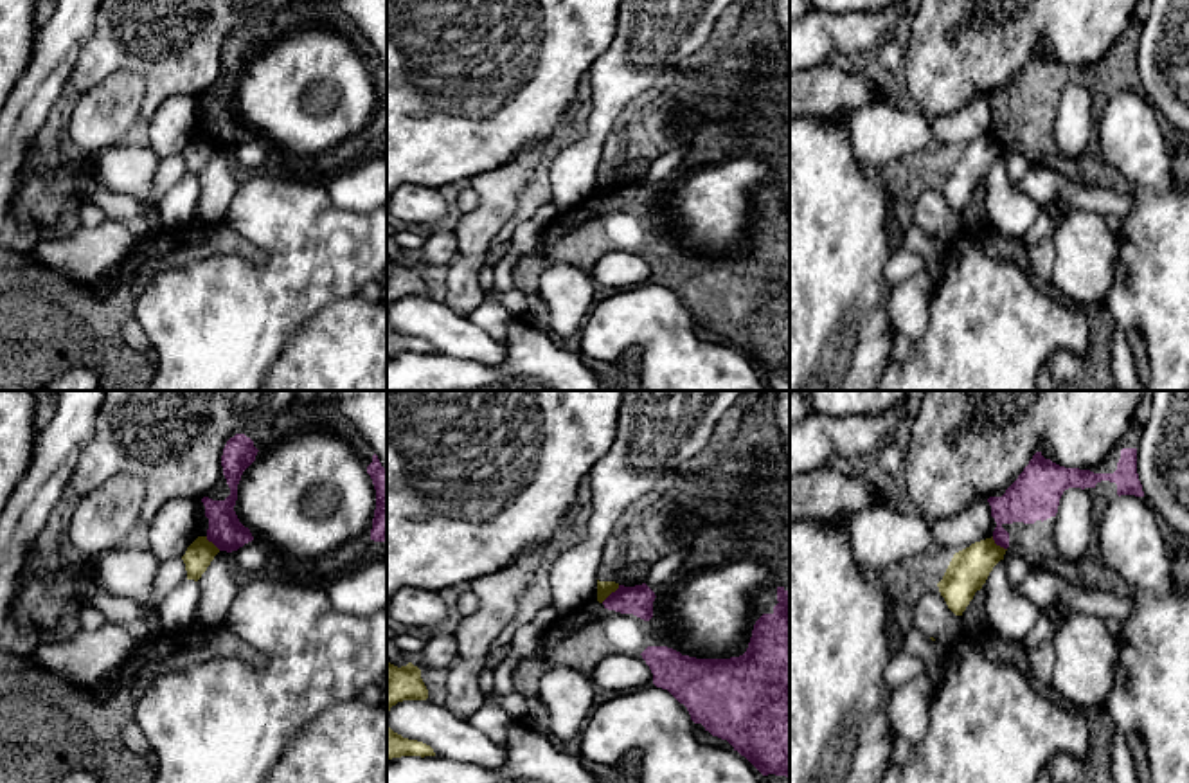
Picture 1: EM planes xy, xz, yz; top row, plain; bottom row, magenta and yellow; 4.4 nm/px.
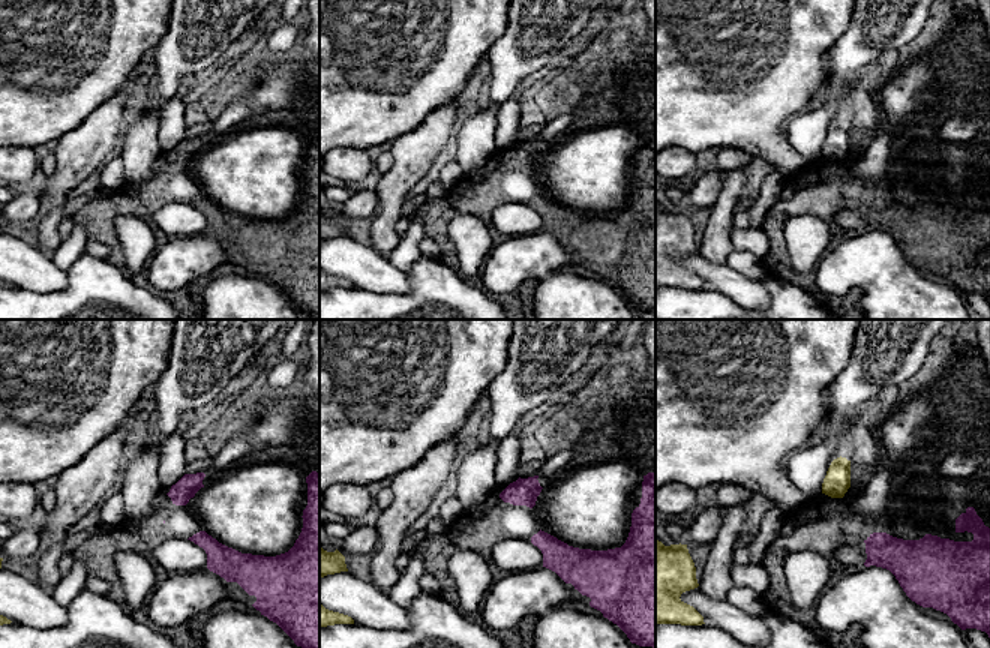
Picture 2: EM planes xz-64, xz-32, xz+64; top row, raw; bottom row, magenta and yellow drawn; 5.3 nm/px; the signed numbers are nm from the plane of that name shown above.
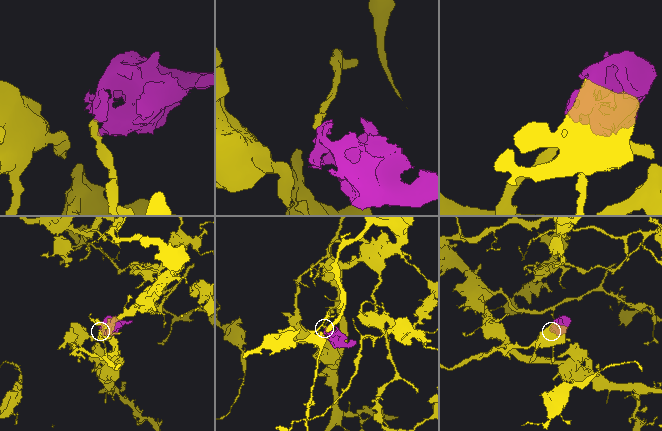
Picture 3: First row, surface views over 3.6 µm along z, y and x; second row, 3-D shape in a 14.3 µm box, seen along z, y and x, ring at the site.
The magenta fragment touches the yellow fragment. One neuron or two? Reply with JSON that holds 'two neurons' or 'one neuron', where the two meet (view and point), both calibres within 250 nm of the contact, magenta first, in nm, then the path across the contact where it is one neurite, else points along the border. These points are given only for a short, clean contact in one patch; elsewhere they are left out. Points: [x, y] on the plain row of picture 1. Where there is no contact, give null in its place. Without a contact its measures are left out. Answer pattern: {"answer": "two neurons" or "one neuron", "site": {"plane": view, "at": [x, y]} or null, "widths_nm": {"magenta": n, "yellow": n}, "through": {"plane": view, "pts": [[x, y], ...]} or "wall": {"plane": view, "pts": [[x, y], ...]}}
{"answer": "two neurons", "site": {"plane": "xz", "at": [612, 189]}, "widths_nm": {"magenta": 130, "yellow": 70}, "wall": {"plane": "xz", "pts": [[619, 182], [601, 198]]}}

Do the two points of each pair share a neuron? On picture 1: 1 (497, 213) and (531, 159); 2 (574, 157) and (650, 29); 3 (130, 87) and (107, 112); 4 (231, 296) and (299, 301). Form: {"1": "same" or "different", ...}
{"1": "same", "2": "same", "3": "same", "4": "same"}

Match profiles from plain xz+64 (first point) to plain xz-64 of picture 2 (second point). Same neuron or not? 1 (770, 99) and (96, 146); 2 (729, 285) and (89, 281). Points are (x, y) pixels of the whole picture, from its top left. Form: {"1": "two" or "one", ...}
{"1": "two", "2": "two"}

